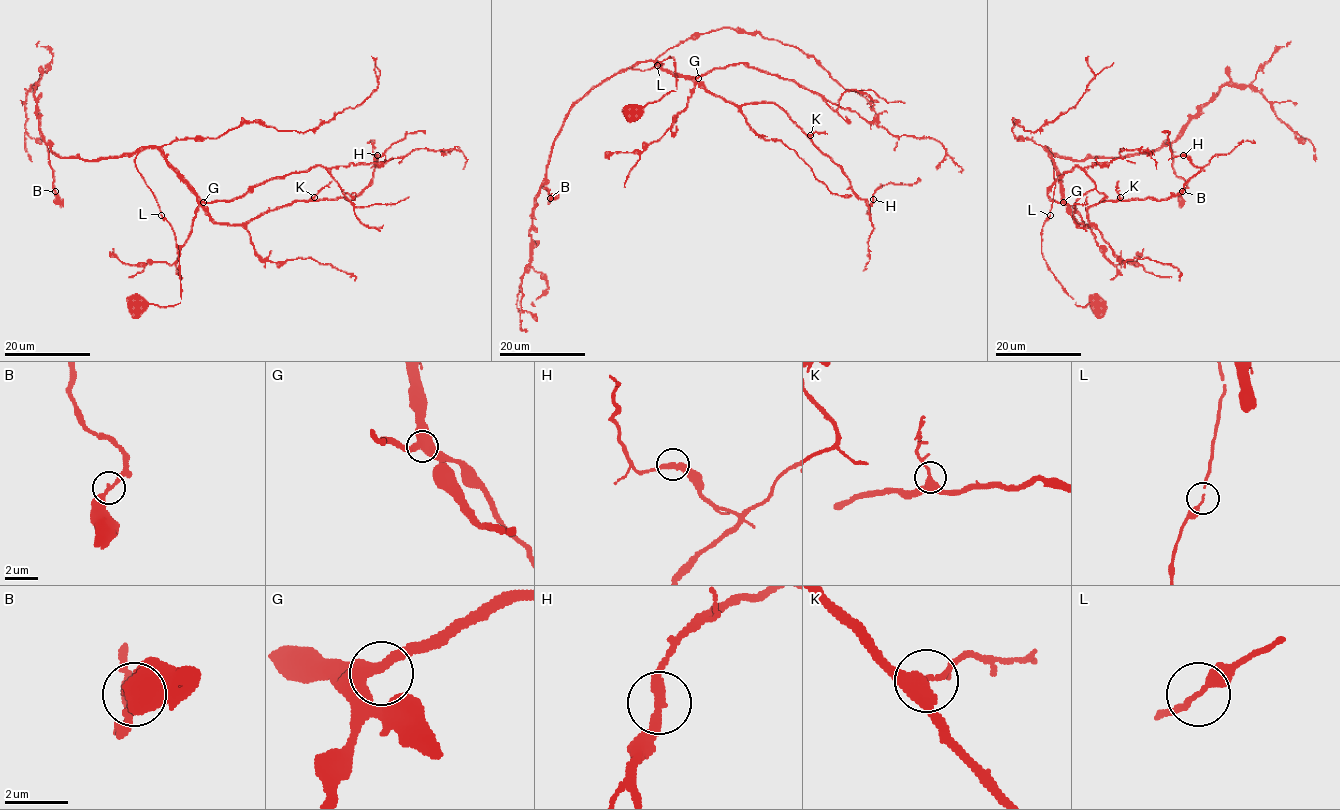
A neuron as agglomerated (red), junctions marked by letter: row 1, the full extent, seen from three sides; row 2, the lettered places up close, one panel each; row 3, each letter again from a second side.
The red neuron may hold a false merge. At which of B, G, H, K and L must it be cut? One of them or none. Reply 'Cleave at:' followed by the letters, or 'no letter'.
Cleave at: no letter

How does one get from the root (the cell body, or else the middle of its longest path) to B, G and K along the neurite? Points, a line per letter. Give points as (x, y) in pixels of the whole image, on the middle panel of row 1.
B: (634, 115), (676, 91), (672, 57), (643, 71), (622, 69), (575, 104), (542, 184), (550, 197)
G: (634, 115), (676, 91), (677, 77), (672, 57), (643, 71), (630, 68), (652, 61), (669, 73), (698, 78)
K: (634, 115), (676, 91), (672, 57), (643, 71), (630, 68), (652, 61), (738, 105), (774, 103), (810, 135)

